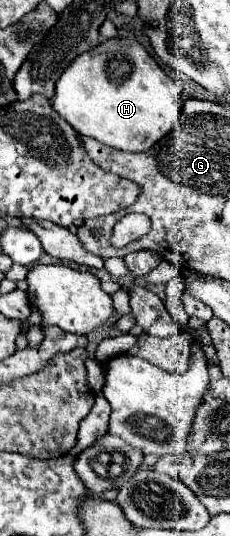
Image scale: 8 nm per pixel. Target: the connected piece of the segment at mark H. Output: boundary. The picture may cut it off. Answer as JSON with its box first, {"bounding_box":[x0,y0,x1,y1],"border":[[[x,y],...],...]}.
{"bounding_box":[54,39,184,151],"border":[[[108,39],[78,55],[56,81],[54,111],[80,135],[122,151],[146,151],[168,135],[184,101],[183,81],[172,79],[136,39]]]}

